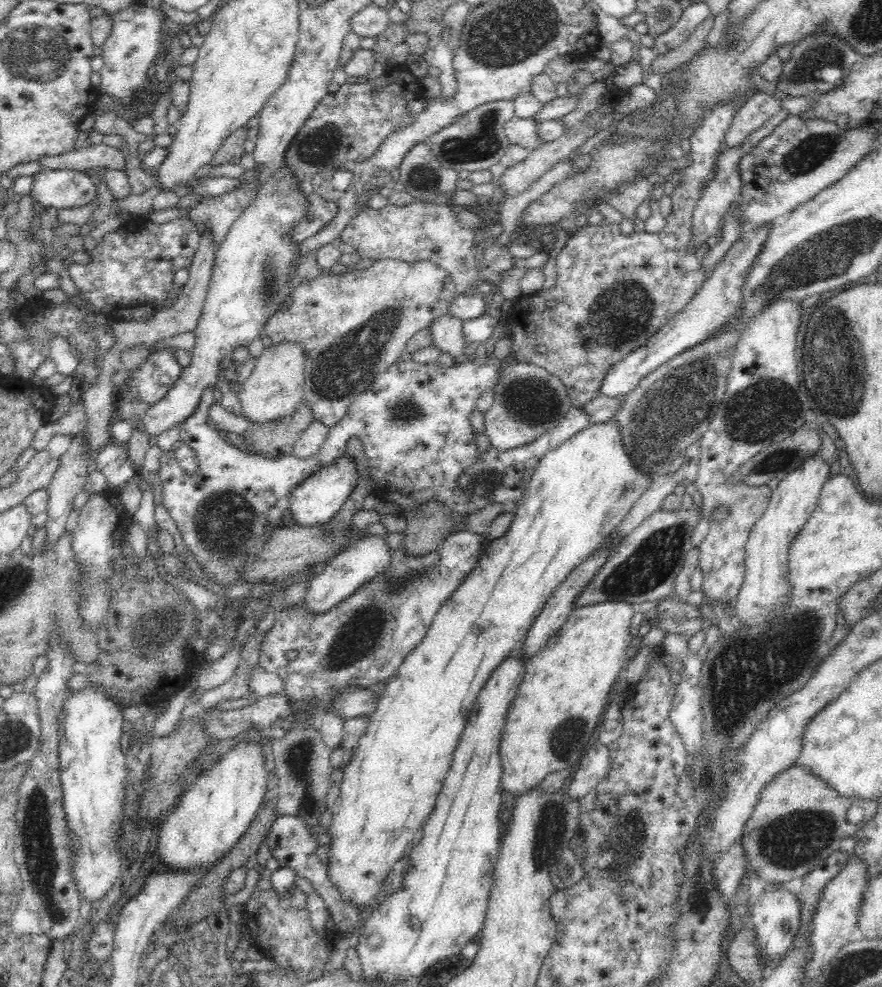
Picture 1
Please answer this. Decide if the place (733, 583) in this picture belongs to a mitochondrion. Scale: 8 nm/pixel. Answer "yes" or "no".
no

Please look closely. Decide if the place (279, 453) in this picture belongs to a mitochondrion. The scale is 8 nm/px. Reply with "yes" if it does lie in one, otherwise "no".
no

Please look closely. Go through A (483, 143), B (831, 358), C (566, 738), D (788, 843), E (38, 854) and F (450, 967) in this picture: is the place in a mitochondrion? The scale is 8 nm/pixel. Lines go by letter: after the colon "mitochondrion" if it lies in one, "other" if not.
A: mitochondrion
B: mitochondrion
C: mitochondrion
D: mitochondrion
E: mitochondrion
F: other

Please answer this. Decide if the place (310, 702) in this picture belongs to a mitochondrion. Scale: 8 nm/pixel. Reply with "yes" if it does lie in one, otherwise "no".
yes

